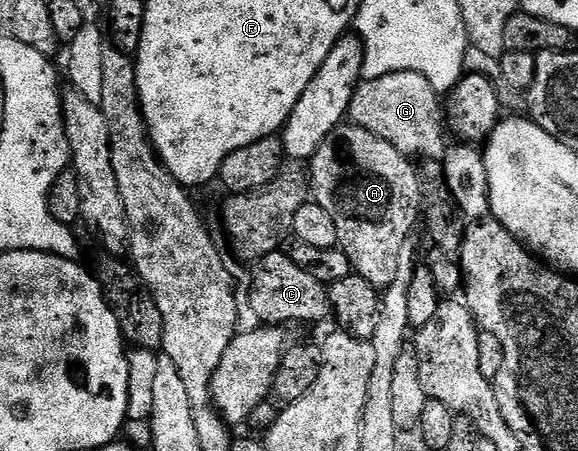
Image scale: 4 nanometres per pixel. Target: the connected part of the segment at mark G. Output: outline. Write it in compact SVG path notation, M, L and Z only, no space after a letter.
M394 72L383 77L362 80L353 93L349 104L348 116L350 120L392 144L399 152L408 157L423 155L428 160L442 160L447 150L447 126L444 108L440 96L435 92L426 76L419 72Z

